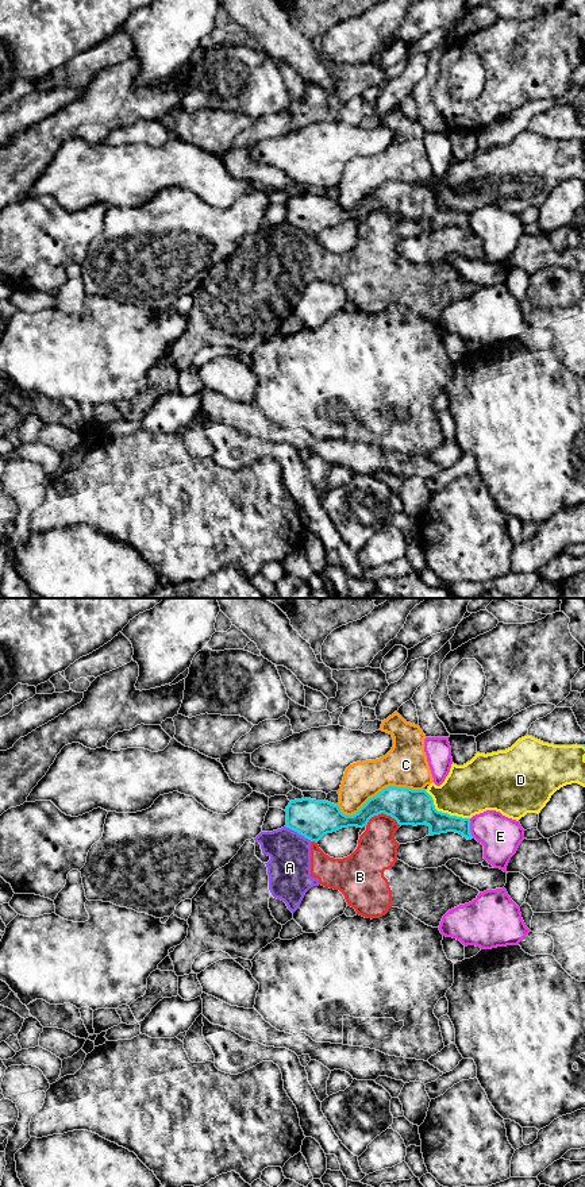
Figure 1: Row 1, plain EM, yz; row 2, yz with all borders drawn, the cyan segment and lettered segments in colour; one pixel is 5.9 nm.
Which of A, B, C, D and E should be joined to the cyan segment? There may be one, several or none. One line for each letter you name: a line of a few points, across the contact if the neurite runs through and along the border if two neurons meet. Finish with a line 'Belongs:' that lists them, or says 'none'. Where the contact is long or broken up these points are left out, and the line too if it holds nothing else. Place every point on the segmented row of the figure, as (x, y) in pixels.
Belongs: none

